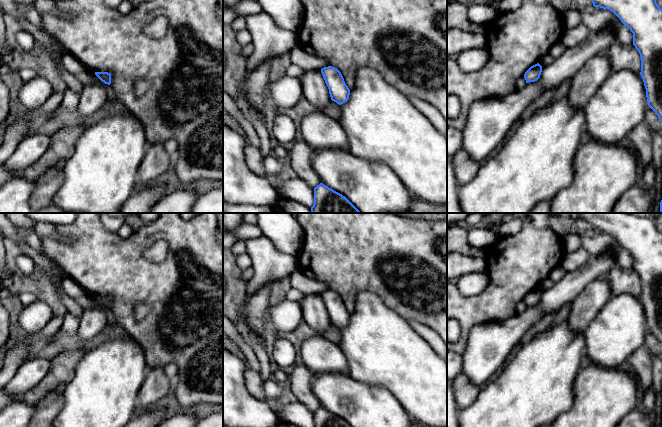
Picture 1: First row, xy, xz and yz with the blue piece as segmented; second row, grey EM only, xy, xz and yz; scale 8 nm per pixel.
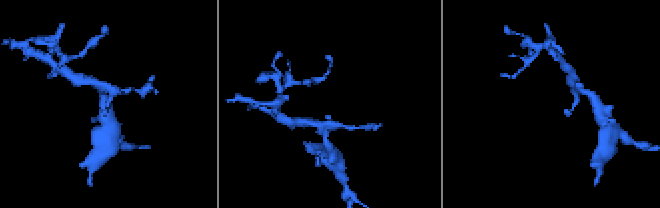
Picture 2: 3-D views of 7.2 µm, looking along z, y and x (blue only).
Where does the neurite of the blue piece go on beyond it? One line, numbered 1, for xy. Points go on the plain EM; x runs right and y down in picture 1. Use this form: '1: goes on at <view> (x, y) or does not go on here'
1: does not go on here

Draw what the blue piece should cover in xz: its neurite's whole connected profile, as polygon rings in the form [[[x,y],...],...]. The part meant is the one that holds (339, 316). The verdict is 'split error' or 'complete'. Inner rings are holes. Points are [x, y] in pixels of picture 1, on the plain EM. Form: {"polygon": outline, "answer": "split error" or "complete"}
{"polygon": [[[332,290],[324,291],[321,297],[329,313],[331,324],[341,329],[348,325],[350,313],[346,309],[341,296]]], "answer": "complete"}

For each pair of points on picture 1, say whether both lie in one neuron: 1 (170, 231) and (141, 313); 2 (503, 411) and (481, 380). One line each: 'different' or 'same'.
1: different
2: different

